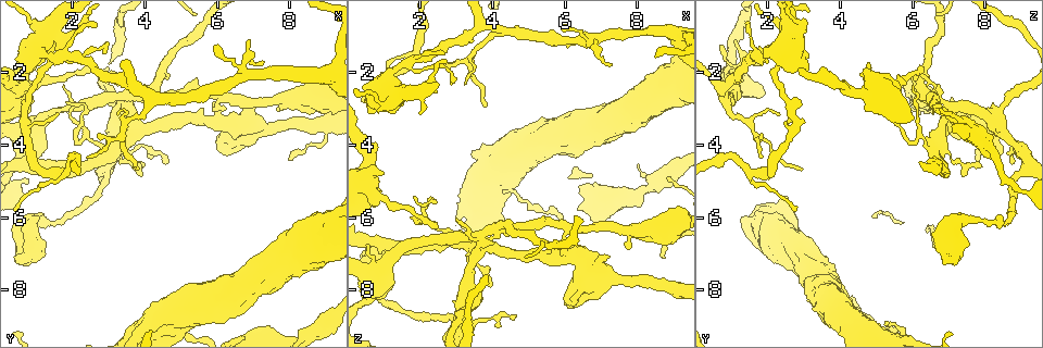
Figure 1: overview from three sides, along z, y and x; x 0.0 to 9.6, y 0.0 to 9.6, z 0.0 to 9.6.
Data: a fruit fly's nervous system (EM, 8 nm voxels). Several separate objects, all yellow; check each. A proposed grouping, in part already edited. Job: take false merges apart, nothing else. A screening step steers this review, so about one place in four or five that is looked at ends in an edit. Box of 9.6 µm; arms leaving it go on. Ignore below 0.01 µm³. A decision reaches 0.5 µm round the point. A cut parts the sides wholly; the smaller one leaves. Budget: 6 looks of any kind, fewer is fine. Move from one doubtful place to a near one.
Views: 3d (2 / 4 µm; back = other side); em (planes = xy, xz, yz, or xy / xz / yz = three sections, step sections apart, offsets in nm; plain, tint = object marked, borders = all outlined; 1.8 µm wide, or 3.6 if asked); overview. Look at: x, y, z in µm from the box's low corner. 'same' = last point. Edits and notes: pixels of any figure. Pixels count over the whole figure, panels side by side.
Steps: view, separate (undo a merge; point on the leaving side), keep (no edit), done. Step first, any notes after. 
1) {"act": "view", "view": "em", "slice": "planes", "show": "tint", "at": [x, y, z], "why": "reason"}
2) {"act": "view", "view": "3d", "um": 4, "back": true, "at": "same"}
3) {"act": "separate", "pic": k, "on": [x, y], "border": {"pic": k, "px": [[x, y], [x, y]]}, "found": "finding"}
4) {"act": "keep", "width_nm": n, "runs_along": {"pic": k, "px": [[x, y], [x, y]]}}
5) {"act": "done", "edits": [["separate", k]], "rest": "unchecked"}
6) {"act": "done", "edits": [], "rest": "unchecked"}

{"act": "view", "view": "em", "slice": "planes", "show": "tint", "at": [1.70, 4.85, 1.60], "why": "a fork"}

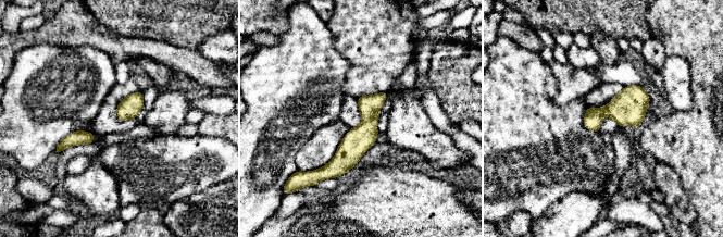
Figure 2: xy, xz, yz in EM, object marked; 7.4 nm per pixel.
{"act": "keep", "found": "continuous, no second neuron"}

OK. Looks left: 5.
{"act": "view", "view": "em", "slice": "planes", "show": "tint", "at": [0.90, 0.65, 2.80]}

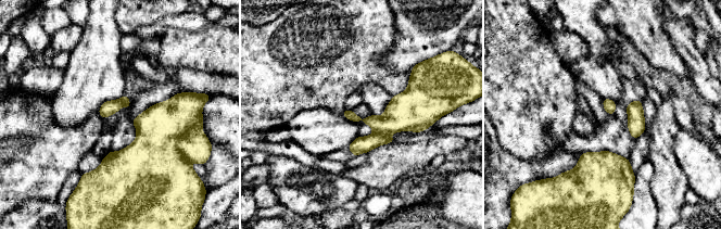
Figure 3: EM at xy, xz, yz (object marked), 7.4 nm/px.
{"act": "separate", "pic": 3, "on": [194, 145], "width_nm": 90, "found": "two neurons meet here"}

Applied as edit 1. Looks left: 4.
{"act": "view", "view": "em", "slice": "xy", "step": 8, "show": "tint", "at": [3.75, 2.70, 6.60], "why": "two arms in line, one across"}

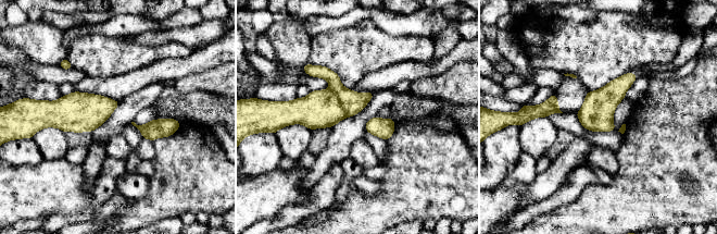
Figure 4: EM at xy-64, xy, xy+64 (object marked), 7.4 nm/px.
{"act": "separate", "pic": 4, "on": [319, 109], "border": {"pic": 4, "px": [[330, 88], [346, 110], [346, 116]]}, "found": "two neurons meet here"}

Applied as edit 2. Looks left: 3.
{"act": "done", "edits": [["separate", 3], ["separate", 4]], "rest": "unchecked"}

